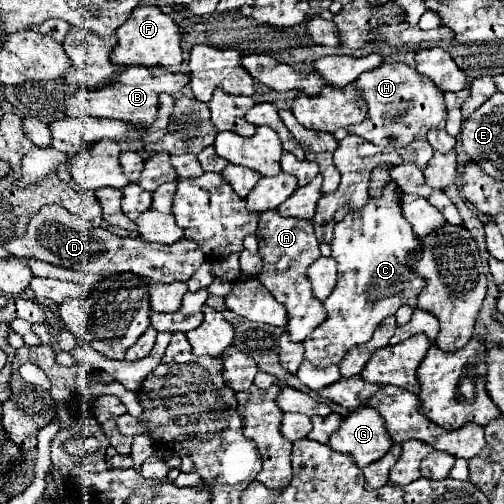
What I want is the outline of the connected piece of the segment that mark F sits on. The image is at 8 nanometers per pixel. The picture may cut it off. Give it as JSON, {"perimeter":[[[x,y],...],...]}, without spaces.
{"perimeter":[[[136,6],[132,10],[128,22],[124,22],[116,30],[118,46],[112,50],[110,60],[118,66],[162,66],[168,72],[180,72],[182,64],[182,50],[180,50],[180,28],[174,24],[174,20],[164,14],[156,6]]]}

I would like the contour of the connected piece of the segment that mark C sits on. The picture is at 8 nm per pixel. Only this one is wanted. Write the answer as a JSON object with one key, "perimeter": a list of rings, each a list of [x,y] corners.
{"perimeter":[[[390,180],[384,186],[380,198],[372,198],[372,202],[368,202],[364,208],[348,212],[344,216],[344,220],[334,226],[334,238],[330,242],[330,248],[332,248],[332,258],[338,262],[338,282],[336,282],[332,294],[324,302],[328,318],[302,342],[304,358],[308,362],[312,362],[314,366],[338,364],[352,346],[366,344],[372,338],[376,326],[384,318],[396,314],[396,310],[400,306],[408,304],[412,308],[418,308],[416,300],[418,300],[418,294],[422,292],[422,288],[426,286],[426,282],[420,274],[416,274],[410,268],[408,258],[414,256],[418,260],[422,254],[422,244],[420,244],[420,238],[414,234],[412,226],[406,222],[406,218],[402,214],[400,200],[402,200],[402,190],[398,188],[398,184],[394,180]]]}

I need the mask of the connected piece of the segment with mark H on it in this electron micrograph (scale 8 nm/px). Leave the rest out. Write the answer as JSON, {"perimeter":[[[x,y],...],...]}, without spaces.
{"perimeter":[[[382,62],[374,70],[366,70],[356,86],[368,100],[368,118],[364,124],[348,128],[348,134],[360,136],[376,146],[408,146],[414,140],[424,140],[430,128],[446,126],[444,92],[434,86],[430,78],[424,78],[414,68],[402,62]]]}

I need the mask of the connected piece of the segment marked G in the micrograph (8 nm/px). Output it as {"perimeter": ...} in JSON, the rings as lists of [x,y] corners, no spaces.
{"perimeter":[[[362,406],[342,420],[340,428],[330,436],[328,446],[336,452],[350,454],[356,466],[364,468],[370,462],[376,462],[376,458],[382,458],[392,446],[392,440],[384,430],[380,414],[370,406]]]}

